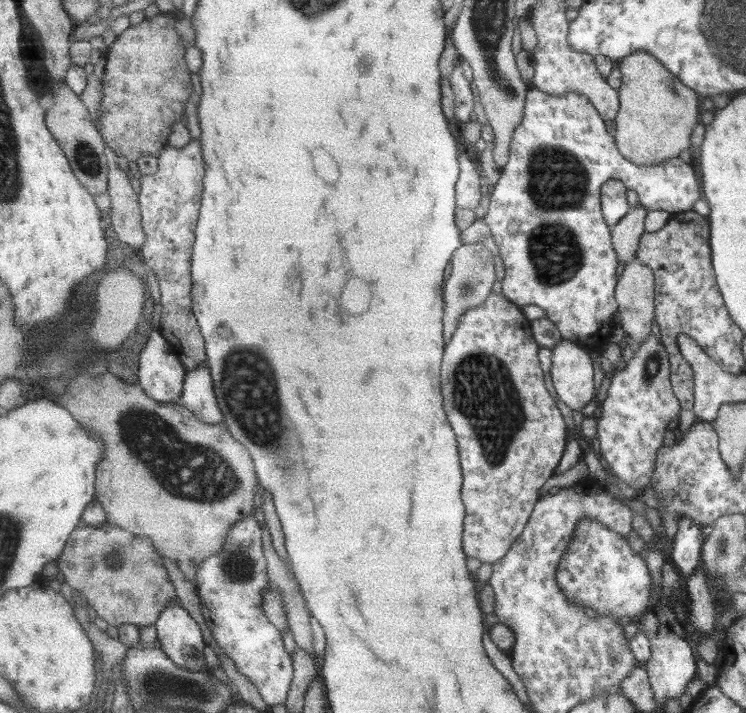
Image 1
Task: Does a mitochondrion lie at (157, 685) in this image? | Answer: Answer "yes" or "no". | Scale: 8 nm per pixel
yes

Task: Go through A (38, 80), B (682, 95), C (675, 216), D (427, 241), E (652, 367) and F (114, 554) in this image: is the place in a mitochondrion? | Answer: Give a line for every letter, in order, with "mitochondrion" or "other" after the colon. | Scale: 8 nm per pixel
A: mitochondrion
B: mitochondrion
C: other
D: other
E: mitochondrion
F: mitochondrion

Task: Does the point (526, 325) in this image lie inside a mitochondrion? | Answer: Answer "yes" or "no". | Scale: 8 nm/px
no

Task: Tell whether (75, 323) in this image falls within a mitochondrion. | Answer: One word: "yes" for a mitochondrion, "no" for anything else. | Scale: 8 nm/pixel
yes

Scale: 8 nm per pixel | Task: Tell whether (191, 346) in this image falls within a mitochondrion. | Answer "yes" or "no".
no

